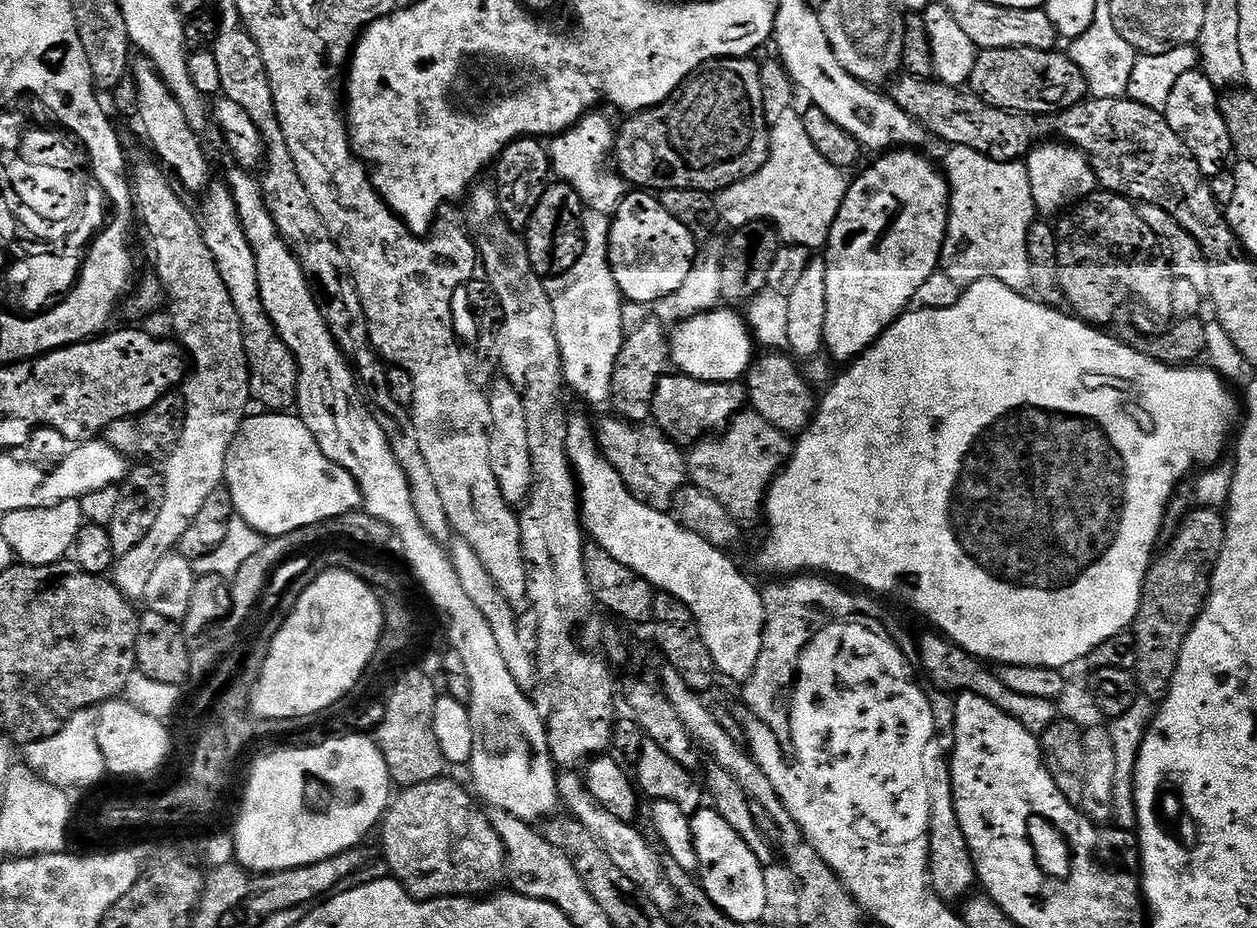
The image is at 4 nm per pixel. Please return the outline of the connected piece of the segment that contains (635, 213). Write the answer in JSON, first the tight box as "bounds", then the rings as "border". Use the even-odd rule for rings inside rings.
{"bounds":[614,190,699,302],"border":[[[634,190],[634,198],[626,194],[630,202],[622,210],[622,216],[614,216],[618,224],[616,226],[616,240],[626,248],[625,265],[634,268],[638,273],[639,282],[645,288],[638,288],[634,292],[636,299],[642,302],[652,302],[665,296],[671,296],[686,281],[692,265],[695,263],[699,253],[699,243],[695,240],[693,232],[683,223],[681,217],[674,215],[666,209],[659,200],[659,197],[648,190]]]}

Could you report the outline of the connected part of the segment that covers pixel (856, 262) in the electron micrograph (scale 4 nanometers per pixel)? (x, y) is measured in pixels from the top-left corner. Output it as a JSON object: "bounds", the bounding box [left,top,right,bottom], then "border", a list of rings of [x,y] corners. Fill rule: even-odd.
{"bounds":[824,150,950,360],"border":[[[892,150],[881,155],[877,164],[872,164],[857,180],[853,179],[848,185],[848,195],[841,206],[838,219],[831,228],[828,248],[834,256],[826,267],[826,300],[827,318],[825,319],[824,346],[838,360],[854,360],[863,355],[879,340],[882,333],[896,321],[899,316],[909,311],[910,305],[916,300],[919,287],[936,276],[940,267],[940,251],[944,248],[944,238],[949,235],[950,217],[950,184],[944,181],[944,176],[924,156],[919,156],[916,150]]]}

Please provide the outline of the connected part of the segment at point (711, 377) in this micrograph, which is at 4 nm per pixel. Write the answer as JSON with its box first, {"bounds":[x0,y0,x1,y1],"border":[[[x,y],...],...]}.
{"bounds":[671,306,753,382],"border":[[[717,306],[712,311],[689,315],[686,319],[688,321],[678,325],[676,333],[671,333],[671,363],[680,367],[679,371],[683,375],[706,382],[739,381],[752,367],[753,333],[741,313],[739,316],[738,313],[724,307]]]}

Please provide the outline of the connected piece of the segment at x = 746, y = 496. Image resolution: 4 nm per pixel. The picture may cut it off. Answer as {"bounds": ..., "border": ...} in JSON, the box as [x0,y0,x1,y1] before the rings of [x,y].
{"bounds":[686,410,794,522],"border":[[[741,410],[732,417],[728,427],[711,438],[704,438],[695,445],[693,452],[689,451],[686,456],[686,472],[691,483],[695,487],[708,492],[720,503],[724,504],[729,514],[740,522],[746,521],[747,516],[752,516],[756,511],[763,509],[766,504],[766,493],[773,480],[783,469],[784,465],[792,459],[794,444],[789,433],[775,428],[767,418],[767,415],[759,416],[756,412]]]}

